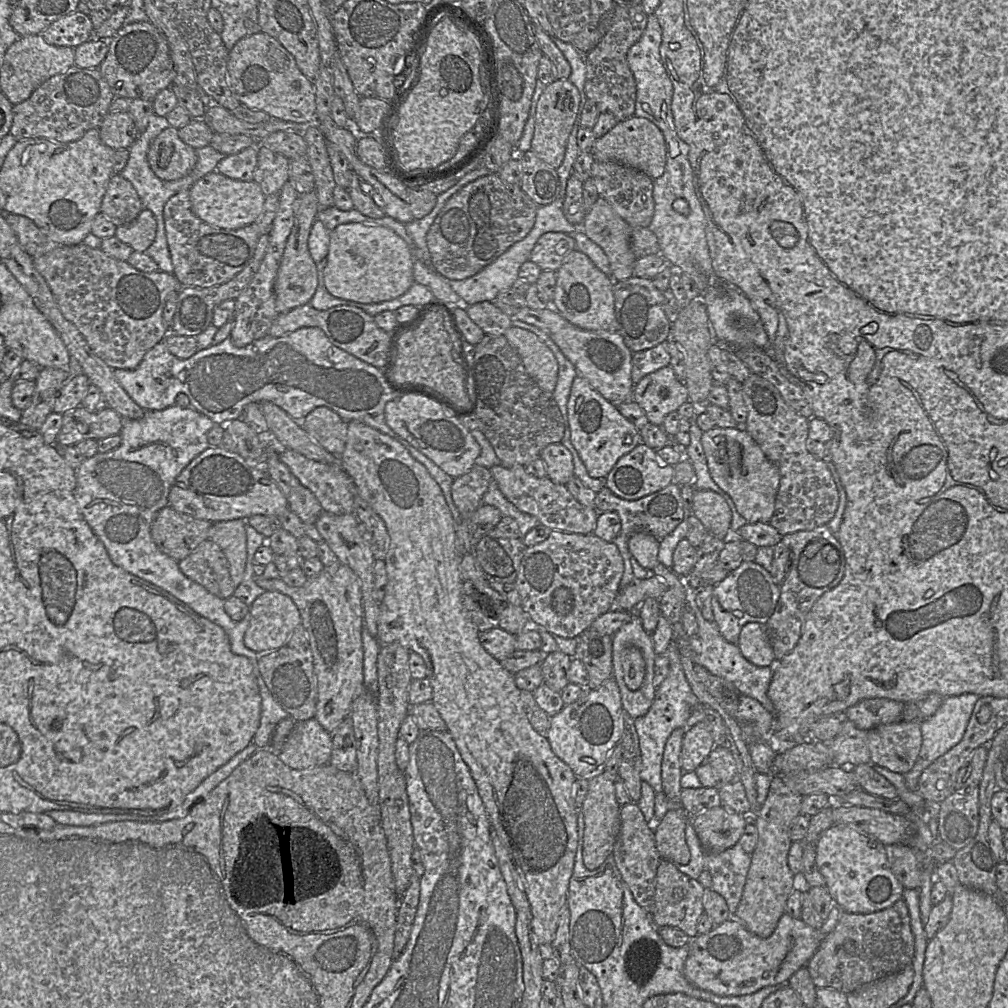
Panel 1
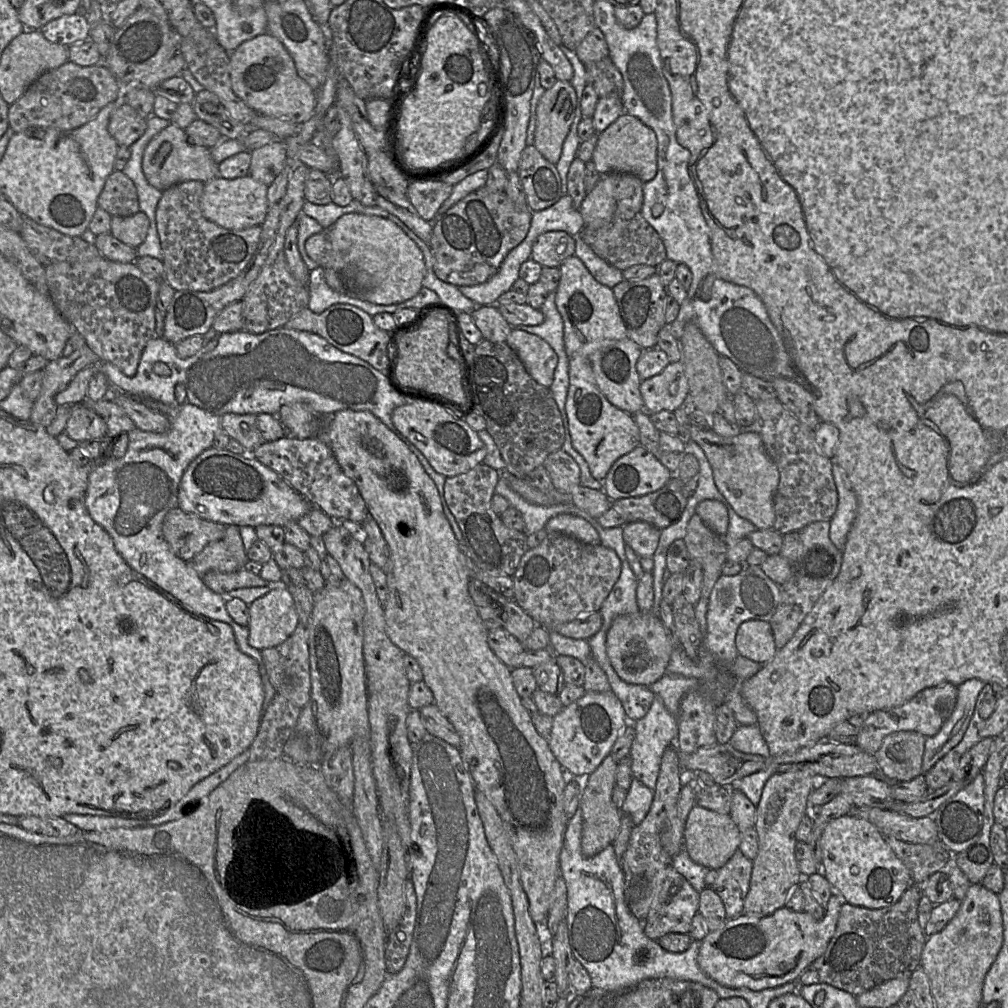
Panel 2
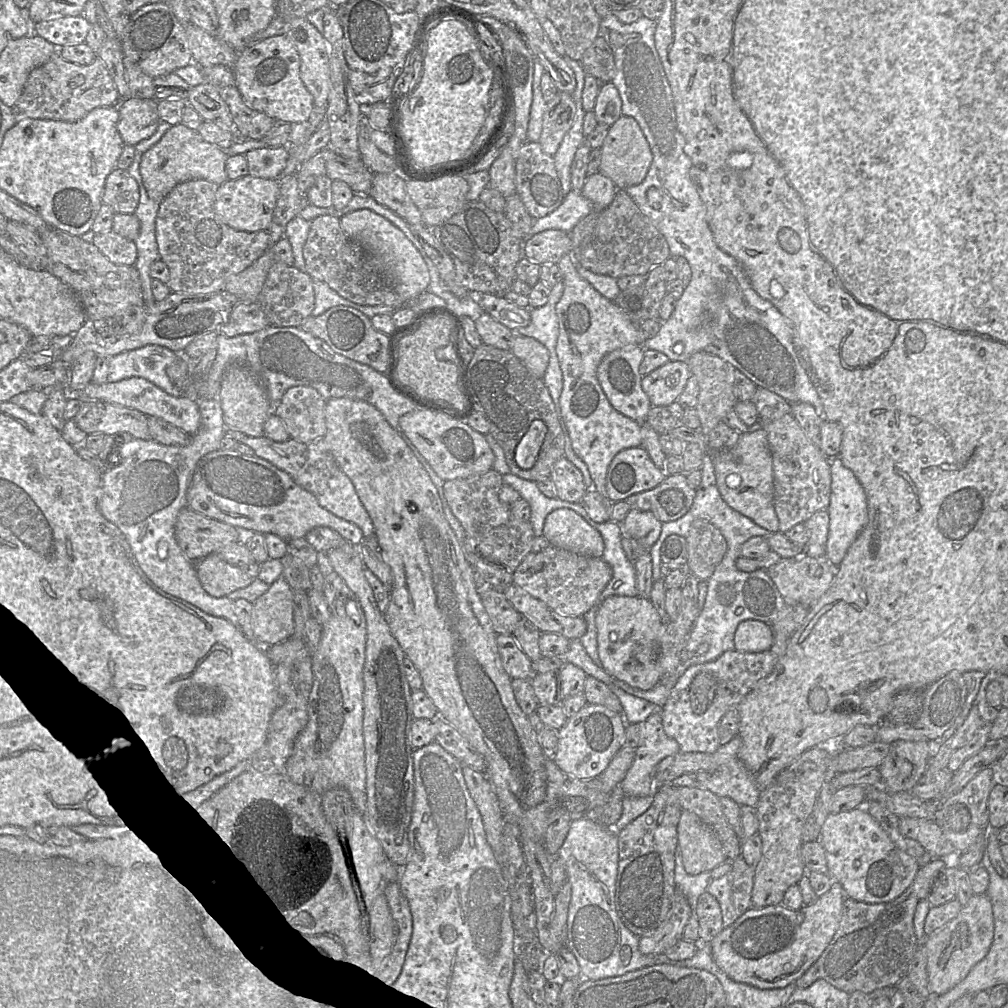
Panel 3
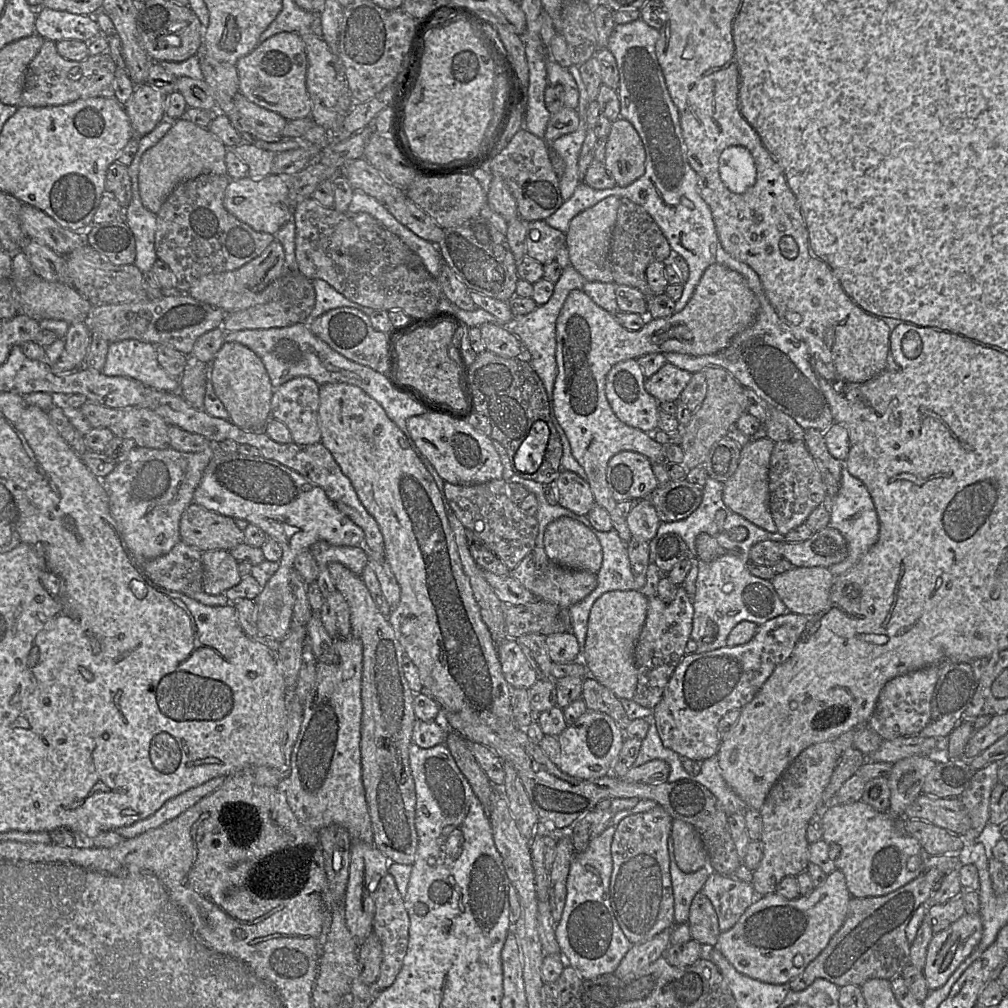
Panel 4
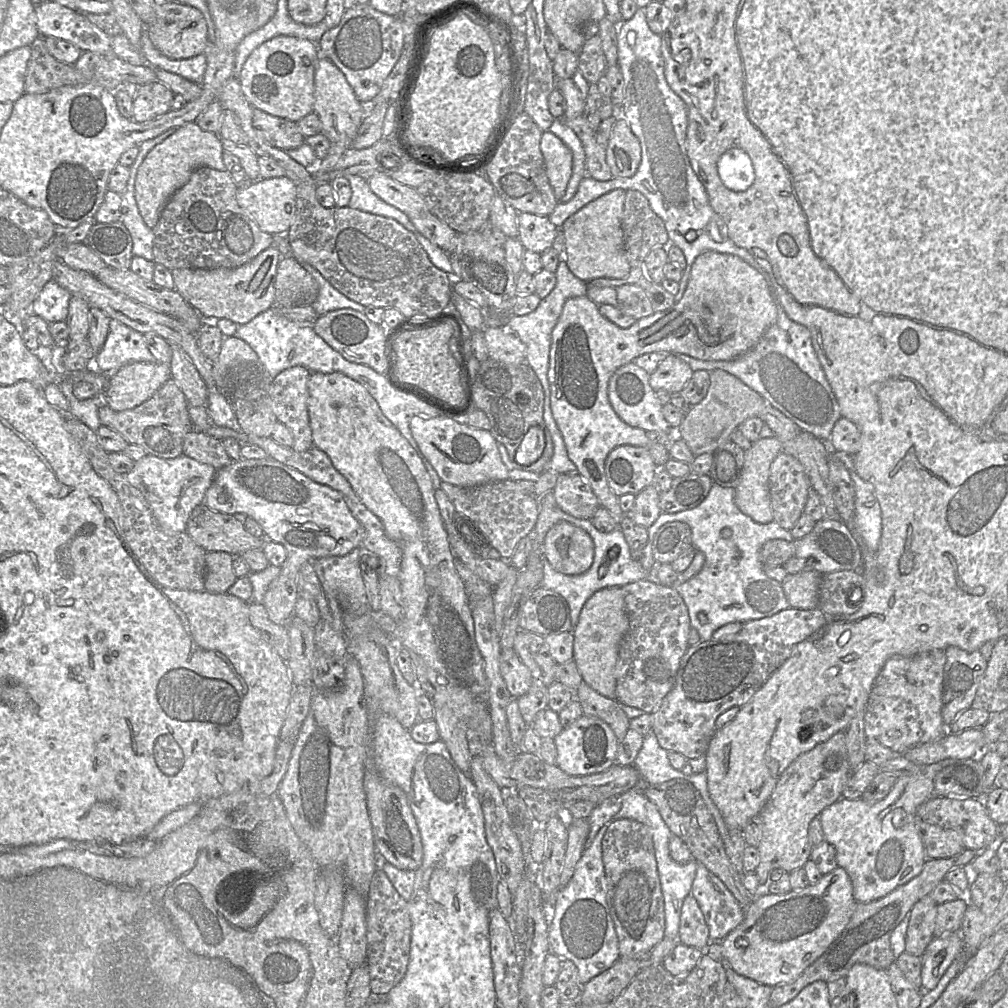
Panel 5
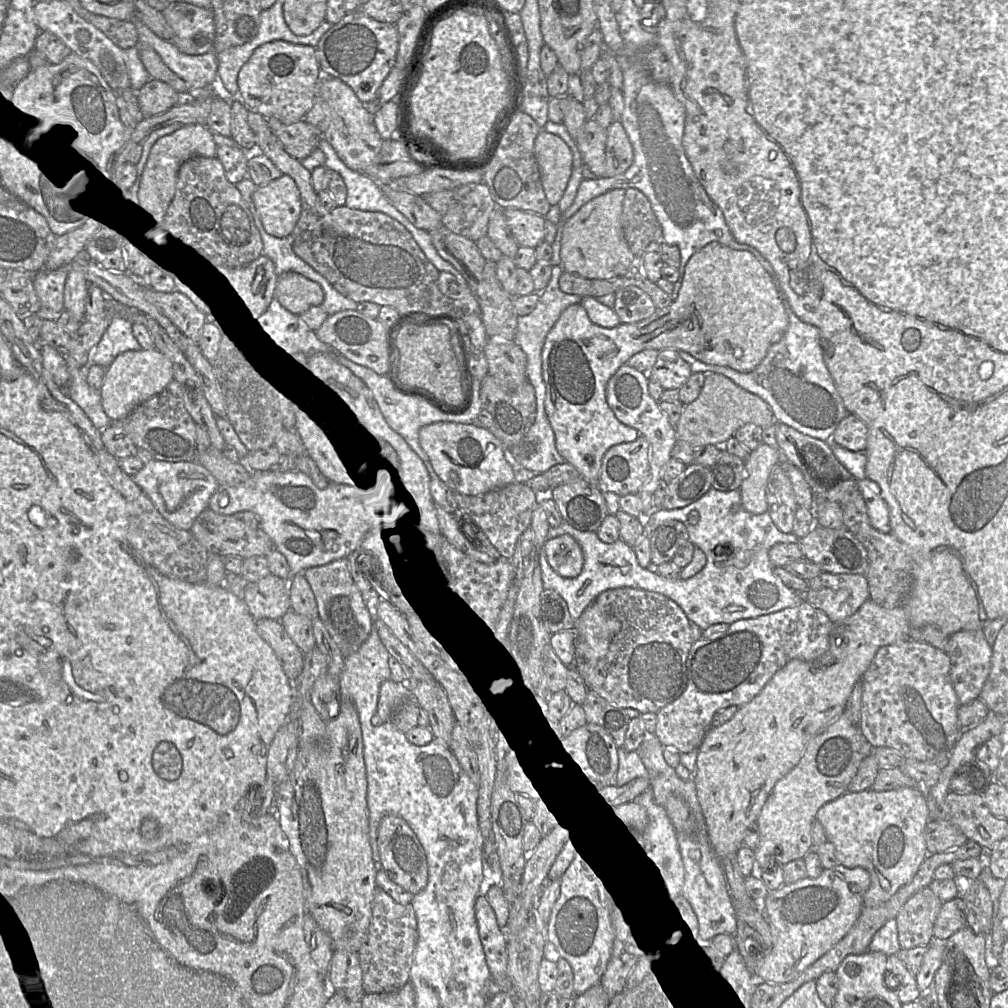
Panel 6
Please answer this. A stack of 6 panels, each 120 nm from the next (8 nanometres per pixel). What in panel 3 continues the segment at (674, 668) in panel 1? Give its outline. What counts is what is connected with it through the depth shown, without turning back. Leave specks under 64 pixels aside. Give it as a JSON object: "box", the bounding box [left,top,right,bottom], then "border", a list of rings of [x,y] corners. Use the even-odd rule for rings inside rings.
{"box":[620,708,680,797],"border":[[[657,708],[643,724],[642,738],[635,749],[633,763],[625,778],[620,783],[620,787],[624,792],[624,797],[653,796],[658,785],[654,778],[655,767],[664,758],[680,752],[678,743],[668,737],[663,729],[660,709],[661,708]]]}

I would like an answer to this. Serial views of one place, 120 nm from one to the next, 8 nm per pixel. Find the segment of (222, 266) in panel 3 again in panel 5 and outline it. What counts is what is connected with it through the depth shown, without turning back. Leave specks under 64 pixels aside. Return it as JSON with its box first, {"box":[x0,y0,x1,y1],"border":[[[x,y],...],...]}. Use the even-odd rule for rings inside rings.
{"box":[153,167,274,271],"border":[[[210,167],[196,169],[188,182],[167,201],[153,228],[153,261],[164,265],[170,271],[177,268],[237,268],[271,247],[274,244],[273,235],[261,231],[238,205],[236,192],[237,184],[227,170],[219,171]]]}

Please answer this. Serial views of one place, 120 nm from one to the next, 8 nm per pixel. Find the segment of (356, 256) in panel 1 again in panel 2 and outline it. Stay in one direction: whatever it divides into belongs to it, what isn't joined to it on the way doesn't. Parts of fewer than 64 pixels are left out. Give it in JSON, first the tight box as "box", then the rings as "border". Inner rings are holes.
{"box":[326,213,426,305],"border":[[[347,213],[329,228],[328,239],[331,242],[332,266],[326,268],[327,284],[340,293],[350,293],[356,298],[378,305],[391,305],[407,301],[418,294],[423,287],[426,274],[424,257],[418,246],[391,220],[359,213]]]}

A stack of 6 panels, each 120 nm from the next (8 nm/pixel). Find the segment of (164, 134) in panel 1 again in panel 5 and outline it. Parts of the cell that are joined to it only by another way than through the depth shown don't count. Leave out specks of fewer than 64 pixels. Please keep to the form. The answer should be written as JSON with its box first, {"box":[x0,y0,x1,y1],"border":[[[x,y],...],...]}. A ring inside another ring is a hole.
{"box":[135,122,226,229],"border":[[[196,122],[176,128],[172,135],[150,150],[138,168],[135,180],[135,199],[145,224],[150,229],[156,226],[167,201],[188,182],[196,169],[210,167],[219,171],[226,170],[222,159],[223,152],[219,134],[202,130]]]}

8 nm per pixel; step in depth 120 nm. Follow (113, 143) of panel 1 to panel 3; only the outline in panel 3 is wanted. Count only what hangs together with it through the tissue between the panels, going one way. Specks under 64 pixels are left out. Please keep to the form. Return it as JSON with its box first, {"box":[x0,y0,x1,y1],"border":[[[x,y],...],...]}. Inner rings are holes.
{"box":[117,97,161,146],"border":[[[127,97],[118,105],[117,130],[125,145],[134,146],[150,138],[156,132],[161,120],[158,101]]]}

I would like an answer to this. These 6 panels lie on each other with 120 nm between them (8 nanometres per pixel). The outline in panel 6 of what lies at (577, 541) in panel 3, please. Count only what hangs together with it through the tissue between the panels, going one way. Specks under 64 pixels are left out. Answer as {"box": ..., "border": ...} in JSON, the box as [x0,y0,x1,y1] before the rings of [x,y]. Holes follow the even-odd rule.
{"box":[542,535,584,578],"border":[[[570,535],[547,539],[542,549],[549,566],[558,575],[574,578],[581,573],[584,564],[582,549]]]}

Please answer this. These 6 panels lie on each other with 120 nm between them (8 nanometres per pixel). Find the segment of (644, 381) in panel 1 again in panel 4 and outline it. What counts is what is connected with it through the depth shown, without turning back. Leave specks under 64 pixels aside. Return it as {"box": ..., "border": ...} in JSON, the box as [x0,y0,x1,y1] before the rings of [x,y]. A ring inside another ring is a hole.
{"box":[645,362,692,403],"border":[[[666,362],[655,374],[645,380],[645,390],[659,403],[676,402],[685,387],[688,385],[692,374]]]}

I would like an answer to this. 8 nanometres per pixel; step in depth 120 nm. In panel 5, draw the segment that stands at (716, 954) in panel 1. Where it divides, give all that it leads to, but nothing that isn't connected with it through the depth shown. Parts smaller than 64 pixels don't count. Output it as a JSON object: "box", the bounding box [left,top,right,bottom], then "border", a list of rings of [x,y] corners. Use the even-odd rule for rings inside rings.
{"box":[722,867,856,987],"border":[[[836,867],[818,883],[786,894],[761,891],[742,922],[722,941],[724,962],[735,972],[772,987],[795,981],[840,936],[856,907],[847,872]]]}

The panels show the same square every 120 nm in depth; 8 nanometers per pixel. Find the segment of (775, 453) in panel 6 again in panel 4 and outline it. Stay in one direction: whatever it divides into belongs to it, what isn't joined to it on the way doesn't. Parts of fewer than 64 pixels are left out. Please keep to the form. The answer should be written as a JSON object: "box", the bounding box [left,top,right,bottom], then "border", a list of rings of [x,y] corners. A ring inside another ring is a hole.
{"box":[723,437,778,532],"border":[[[769,437],[751,440],[741,450],[735,473],[723,482],[723,502],[735,513],[769,532],[778,532],[770,511],[769,467],[775,442]]]}

